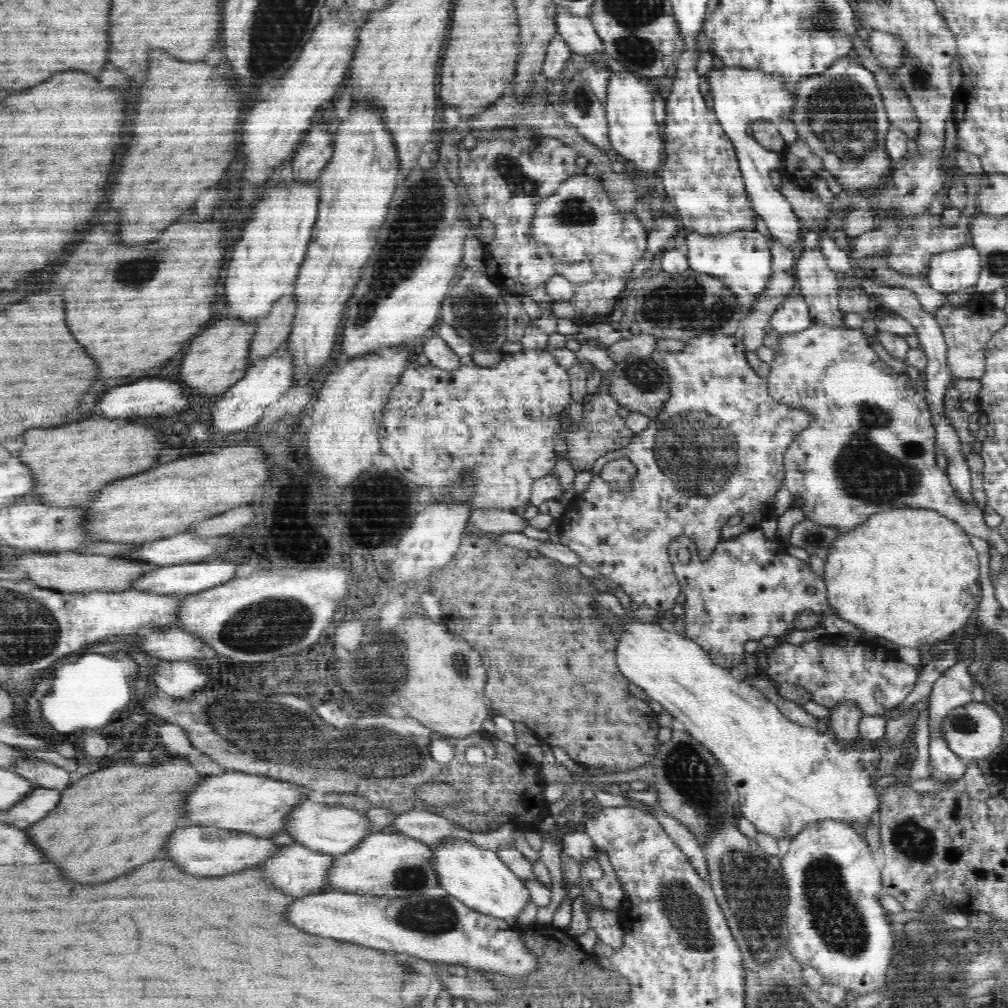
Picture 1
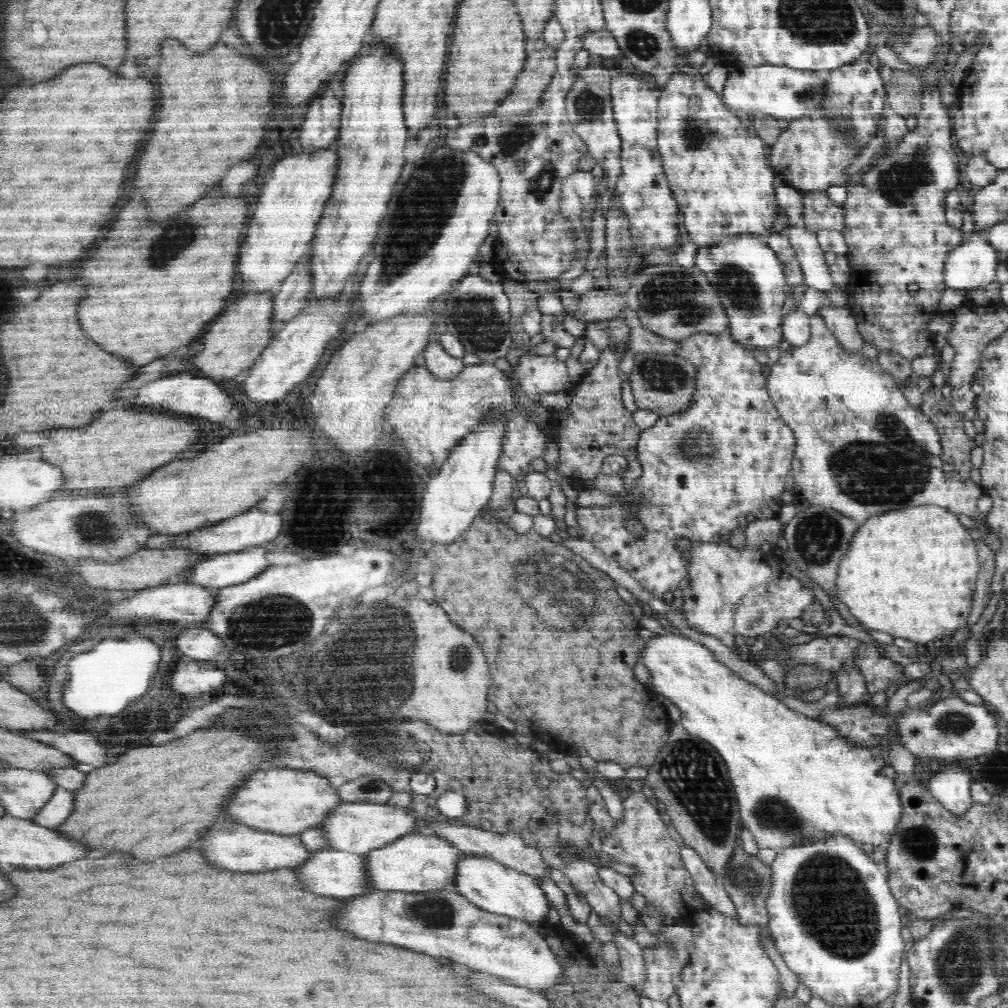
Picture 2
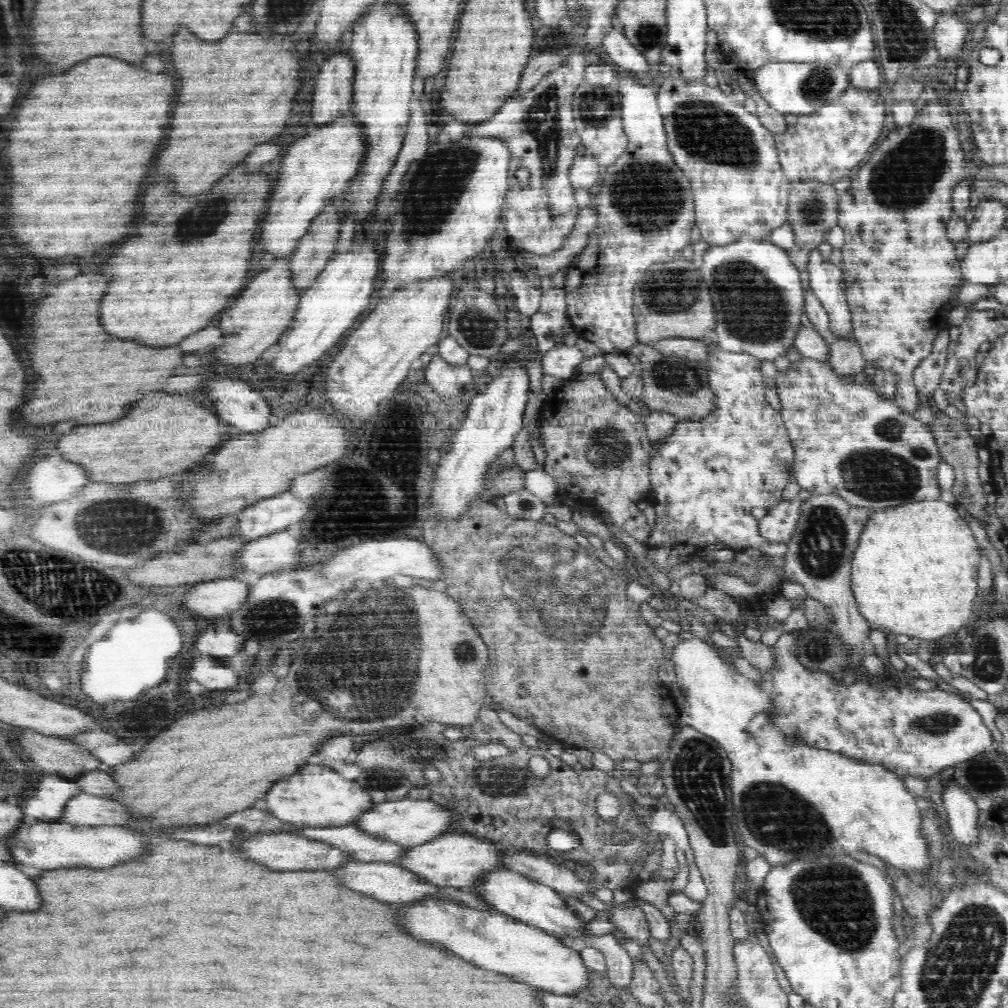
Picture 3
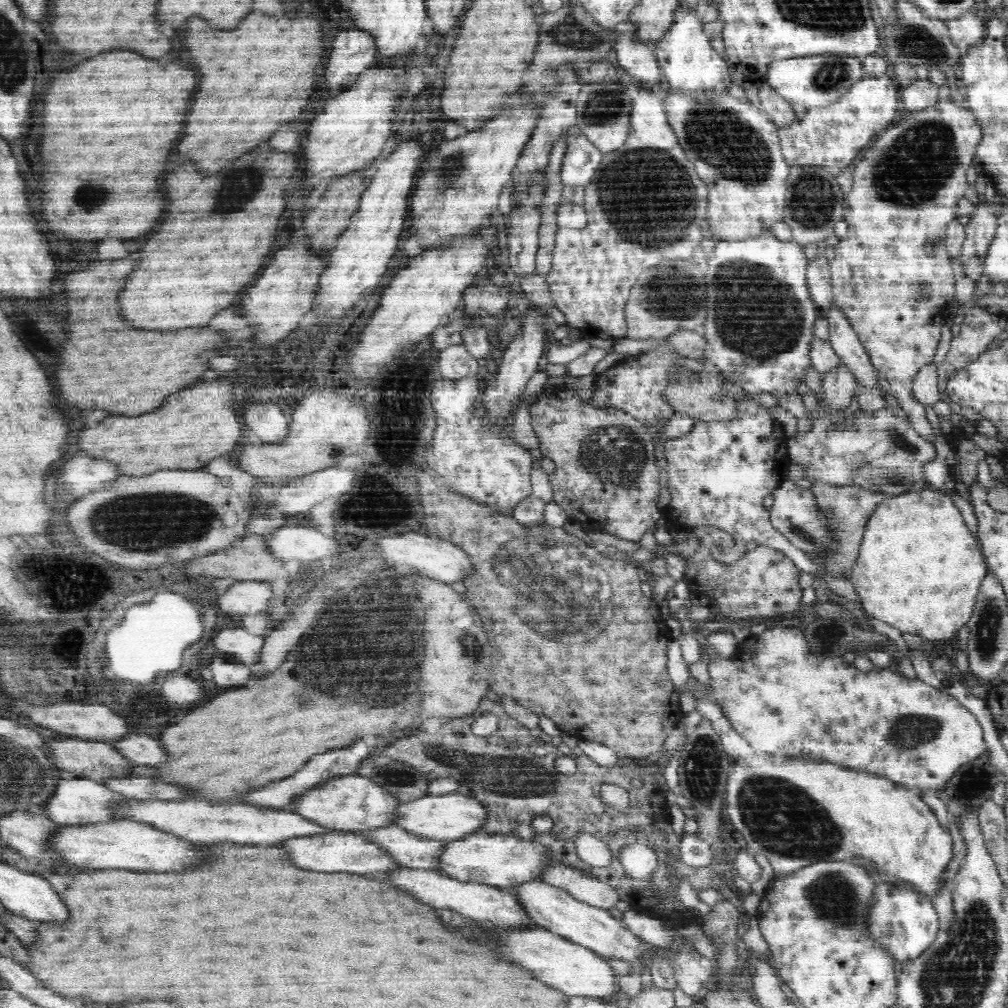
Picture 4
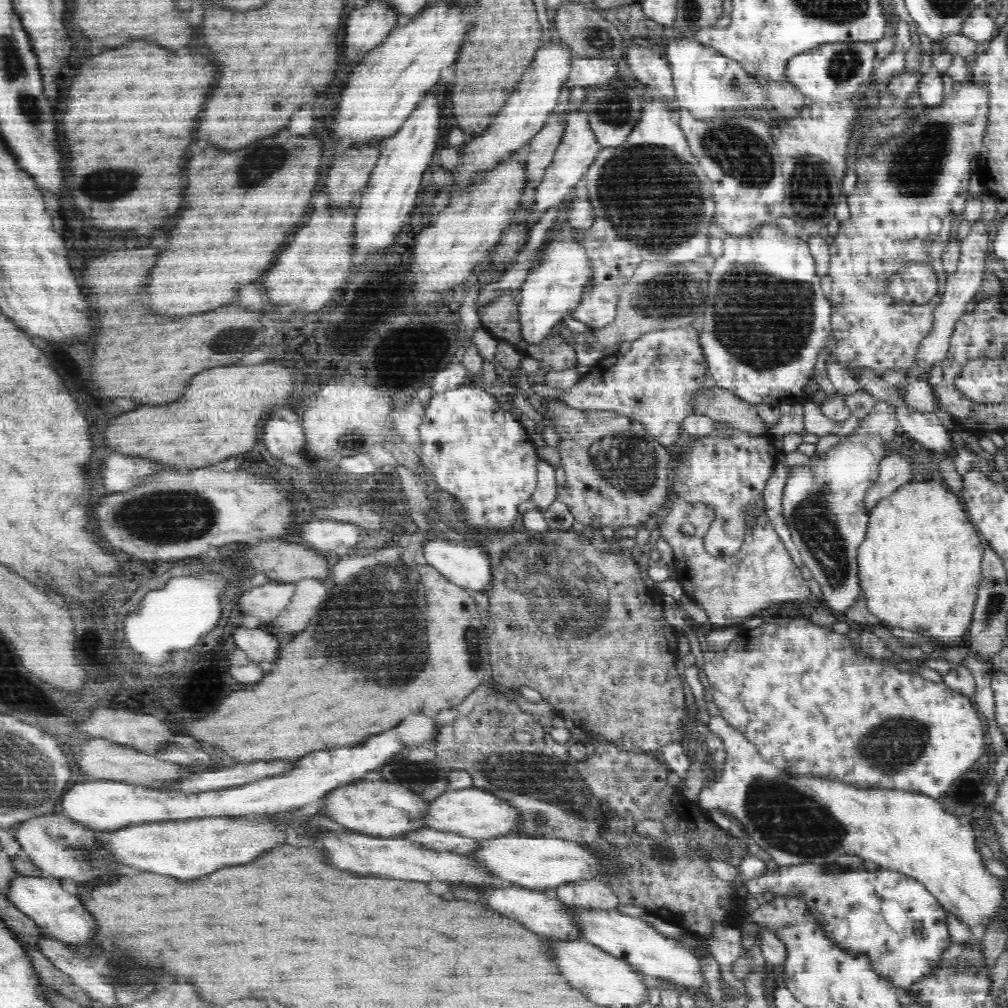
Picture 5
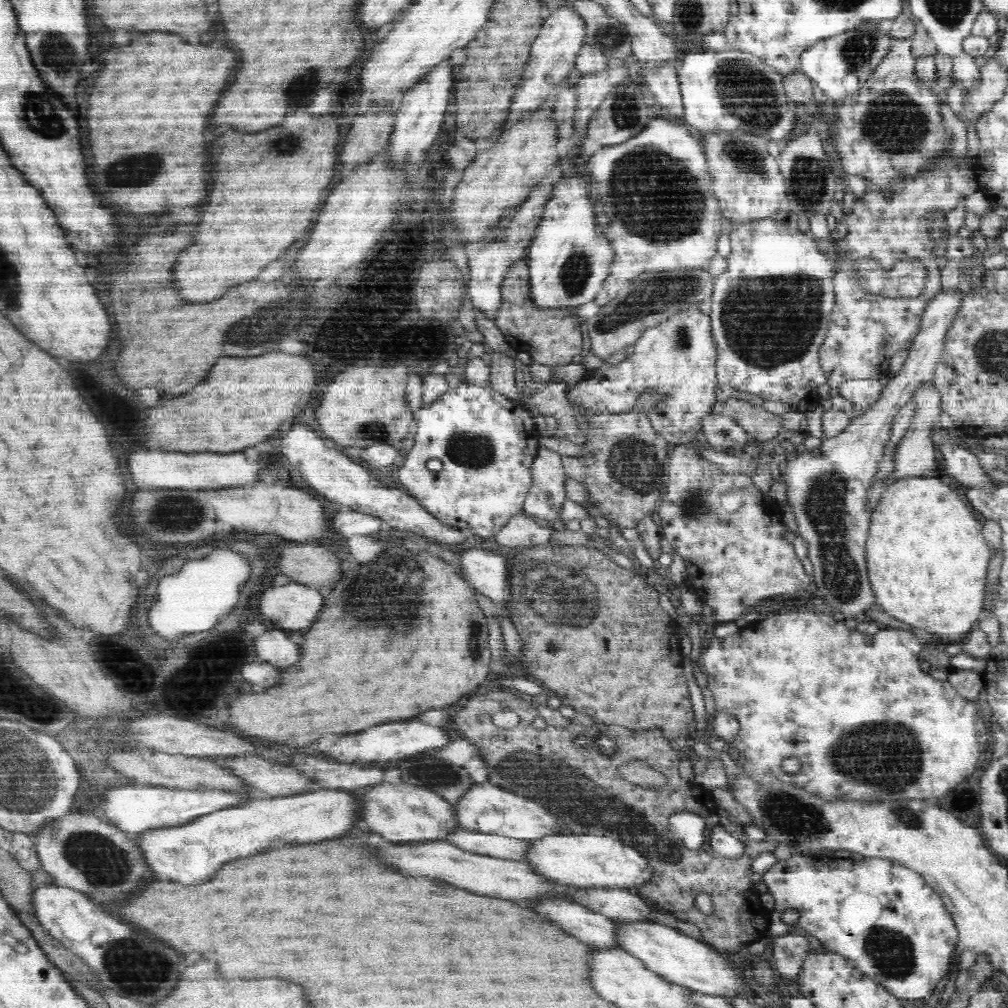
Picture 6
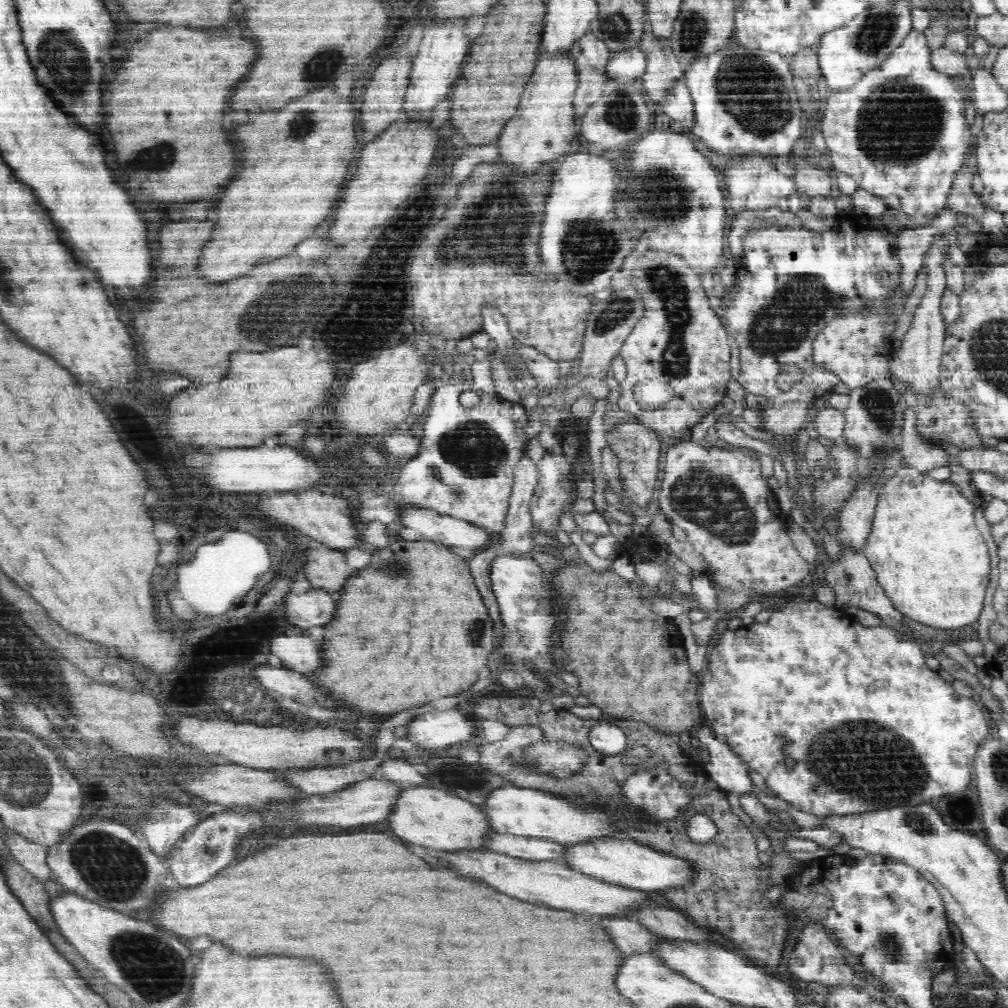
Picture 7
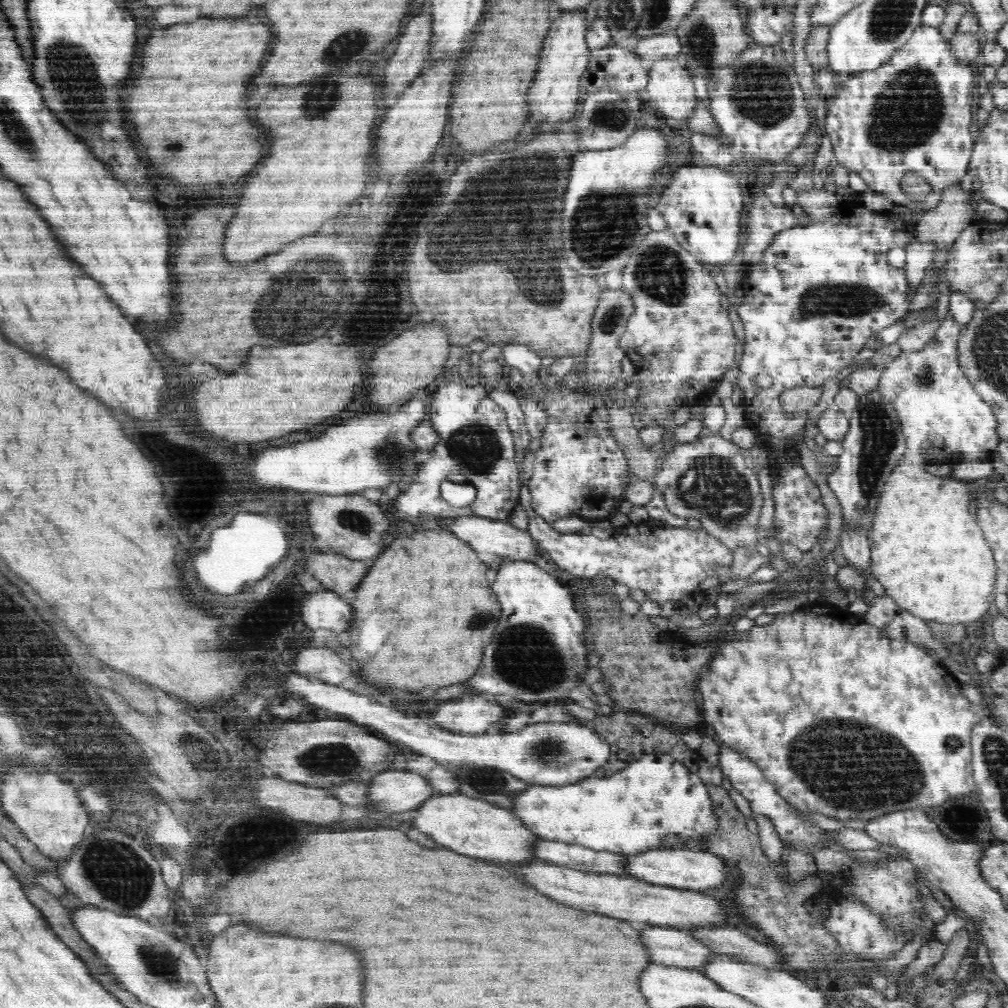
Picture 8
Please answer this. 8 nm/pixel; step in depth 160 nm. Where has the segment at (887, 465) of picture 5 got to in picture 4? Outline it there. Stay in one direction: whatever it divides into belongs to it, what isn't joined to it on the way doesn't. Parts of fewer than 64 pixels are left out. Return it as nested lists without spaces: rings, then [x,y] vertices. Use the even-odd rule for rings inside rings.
[[[812,482],[812,494],[816,497],[818,509],[827,512],[831,509],[831,517],[828,524],[833,522],[831,528],[839,532],[839,551],[835,552],[831,559],[816,559],[816,556],[809,556],[815,564],[819,564],[823,570],[827,570],[832,576],[850,579],[850,570],[856,564],[857,549],[860,548],[863,532],[871,514],[876,508],[886,500],[887,494],[876,494],[871,490],[862,490],[858,486],[833,487],[823,482]]]

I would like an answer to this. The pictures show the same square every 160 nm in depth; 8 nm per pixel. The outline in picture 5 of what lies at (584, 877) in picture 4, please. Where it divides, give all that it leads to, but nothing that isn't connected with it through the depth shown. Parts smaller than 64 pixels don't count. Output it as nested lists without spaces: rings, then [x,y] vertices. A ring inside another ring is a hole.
[[[600,878],[579,880],[555,888],[564,904],[586,910],[614,910],[620,904],[609,885]]]

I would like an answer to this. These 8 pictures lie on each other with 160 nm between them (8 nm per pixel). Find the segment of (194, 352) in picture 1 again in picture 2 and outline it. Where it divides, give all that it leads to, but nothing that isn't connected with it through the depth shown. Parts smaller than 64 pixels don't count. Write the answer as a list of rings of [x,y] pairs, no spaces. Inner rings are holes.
[[[273,292],[250,294],[246,298],[240,298],[234,306],[230,306],[222,316],[218,316],[212,322],[212,326],[202,338],[204,350],[196,354],[192,360],[192,364],[200,372],[198,375],[218,382],[230,380],[259,360],[260,353],[276,336],[274,320],[271,320],[272,311],[274,311],[274,294]]]

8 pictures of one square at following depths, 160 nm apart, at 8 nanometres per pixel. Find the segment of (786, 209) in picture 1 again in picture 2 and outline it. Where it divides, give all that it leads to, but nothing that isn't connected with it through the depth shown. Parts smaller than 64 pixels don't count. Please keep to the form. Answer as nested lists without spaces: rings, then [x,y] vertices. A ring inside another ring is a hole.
[[[766,63],[754,68],[729,72],[721,93],[723,103],[735,113],[754,114],[761,112],[774,118],[810,117],[822,106],[822,96],[818,96],[820,78],[816,70],[802,70]],[[786,227],[781,232],[784,232],[792,242],[792,249],[796,261],[802,268],[805,284],[811,290],[825,293],[826,304],[836,308],[847,308],[846,289],[840,290],[840,286],[834,284],[817,235],[806,228],[796,227]]]

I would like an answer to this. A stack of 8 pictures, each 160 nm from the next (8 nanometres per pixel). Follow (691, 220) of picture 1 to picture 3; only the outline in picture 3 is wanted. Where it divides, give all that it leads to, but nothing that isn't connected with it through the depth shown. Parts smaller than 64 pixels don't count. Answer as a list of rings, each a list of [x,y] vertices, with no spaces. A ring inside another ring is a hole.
[[[670,77],[663,80],[660,90],[657,92],[657,104],[660,104],[659,111],[663,115],[663,125],[665,132],[668,134],[668,148],[672,148],[671,155],[674,156],[676,166],[684,172],[684,176],[690,180],[690,190],[692,191],[693,203],[696,204],[696,226],[700,230],[702,240],[706,240],[710,246],[724,246],[730,244],[732,240],[738,240],[742,234],[750,234],[752,238],[762,238],[770,234],[772,230],[783,226],[787,223],[788,196],[784,190],[785,172],[779,163],[779,152],[777,151],[774,134],[772,134],[760,122],[759,116],[754,113],[750,114],[744,109],[742,102],[736,101],[730,93],[724,93],[712,82],[706,81],[688,81],[680,77]]]

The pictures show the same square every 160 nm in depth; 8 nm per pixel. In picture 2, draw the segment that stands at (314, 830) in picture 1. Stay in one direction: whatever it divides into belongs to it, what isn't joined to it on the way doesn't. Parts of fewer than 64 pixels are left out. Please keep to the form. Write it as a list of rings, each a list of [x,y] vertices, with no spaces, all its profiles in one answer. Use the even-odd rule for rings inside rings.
[[[342,803],[318,827],[323,830],[330,849],[365,855],[412,834],[419,822],[407,807],[386,806],[385,803]]]

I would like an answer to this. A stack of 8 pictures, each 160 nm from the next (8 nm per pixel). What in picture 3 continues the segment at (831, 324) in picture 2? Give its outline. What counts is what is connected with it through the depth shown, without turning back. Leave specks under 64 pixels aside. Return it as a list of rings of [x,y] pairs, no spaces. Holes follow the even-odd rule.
[[[836,337],[830,344],[830,360],[833,372],[840,378],[851,378],[856,373],[862,373],[865,368],[865,359],[857,340],[852,338]]]

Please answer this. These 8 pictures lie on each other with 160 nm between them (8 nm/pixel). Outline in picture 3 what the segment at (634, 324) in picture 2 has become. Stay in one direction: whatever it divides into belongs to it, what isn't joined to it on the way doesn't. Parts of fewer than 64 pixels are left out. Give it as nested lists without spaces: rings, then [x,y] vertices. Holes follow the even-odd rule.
[[[674,337],[660,339],[648,343],[652,348],[662,352],[666,356],[676,355],[690,360],[696,360],[702,365],[708,362],[708,351],[704,342],[700,339]]]

